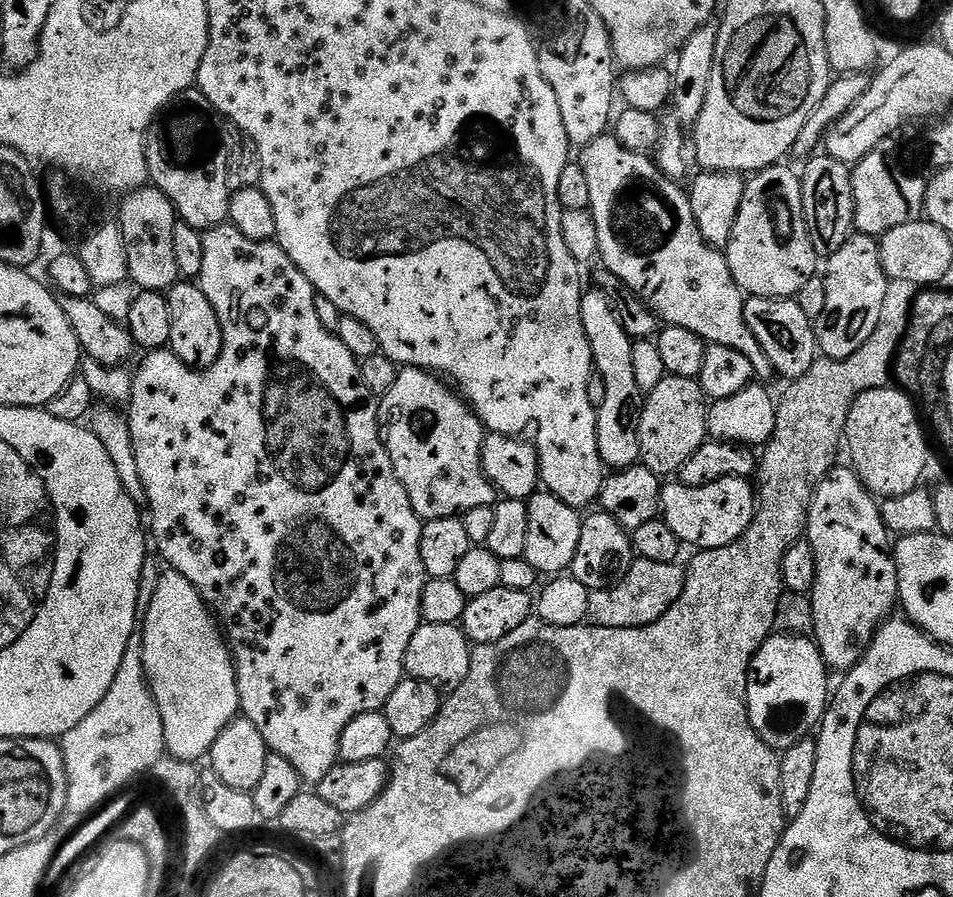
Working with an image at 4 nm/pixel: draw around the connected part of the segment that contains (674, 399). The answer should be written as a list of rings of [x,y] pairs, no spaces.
[[[665,375],[664,380],[644,396],[644,406],[640,409],[639,463],[658,477],[675,477],[686,458],[709,439],[708,405],[699,379]]]

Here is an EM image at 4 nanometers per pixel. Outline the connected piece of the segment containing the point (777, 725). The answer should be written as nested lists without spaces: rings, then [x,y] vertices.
[[[773,634],[752,655],[748,671],[748,721],[766,746],[783,750],[809,739],[819,729],[830,703],[830,669],[815,639]]]

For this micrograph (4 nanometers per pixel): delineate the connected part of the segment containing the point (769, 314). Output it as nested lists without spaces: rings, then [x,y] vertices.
[[[753,296],[744,301],[744,317],[746,326],[750,326],[754,338],[758,338],[758,346],[766,350],[766,358],[770,358],[772,371],[777,377],[785,376],[788,382],[802,378],[818,359],[814,321],[803,312],[795,299],[775,300]]]

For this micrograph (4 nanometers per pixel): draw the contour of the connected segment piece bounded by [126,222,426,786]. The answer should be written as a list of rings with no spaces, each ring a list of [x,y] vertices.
[[[230,222],[208,229],[203,238],[202,274],[198,283],[218,314],[218,322],[222,326],[222,354],[209,368],[202,369],[187,366],[168,368],[170,356],[164,350],[152,350],[145,355],[148,357],[141,362],[140,369],[135,369],[132,396],[126,405],[134,458],[138,458],[138,472],[146,490],[147,511],[152,512],[150,536],[155,551],[157,548],[161,552],[159,555],[169,569],[182,574],[182,578],[190,578],[226,629],[228,647],[236,665],[243,719],[258,726],[269,753],[288,759],[303,783],[315,786],[340,760],[342,730],[346,730],[358,714],[381,711],[386,698],[394,694],[394,686],[405,679],[407,646],[422,625],[420,611],[426,577],[420,539],[424,525],[411,506],[407,490],[399,480],[380,436],[377,397],[372,395],[362,378],[360,361],[346,350],[346,346],[342,346],[335,332],[323,328],[315,306],[318,293],[306,274],[290,262],[279,244],[246,238],[246,234],[239,232]]]

